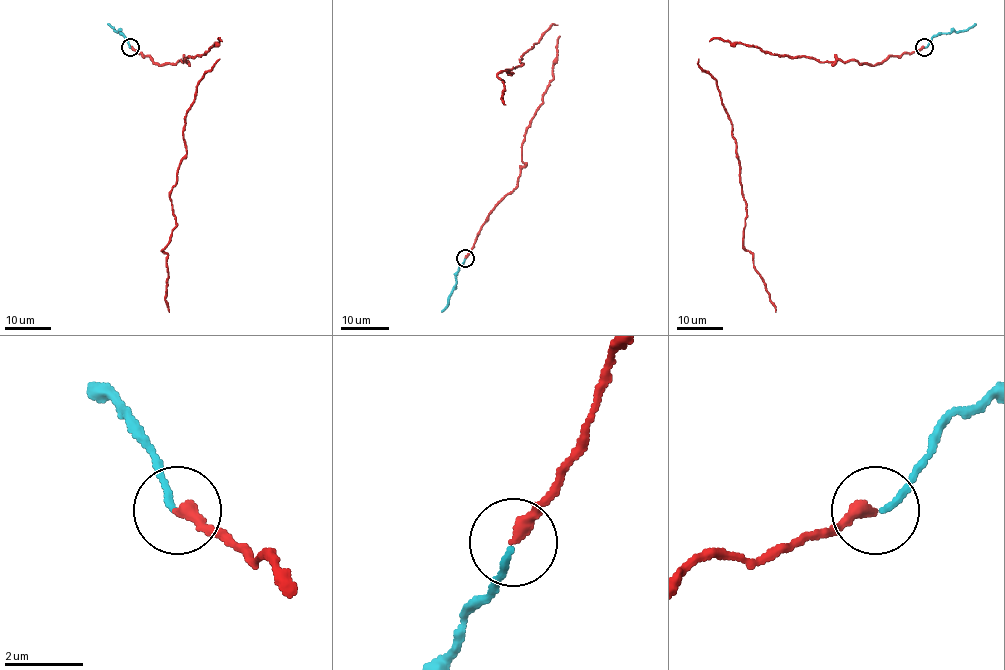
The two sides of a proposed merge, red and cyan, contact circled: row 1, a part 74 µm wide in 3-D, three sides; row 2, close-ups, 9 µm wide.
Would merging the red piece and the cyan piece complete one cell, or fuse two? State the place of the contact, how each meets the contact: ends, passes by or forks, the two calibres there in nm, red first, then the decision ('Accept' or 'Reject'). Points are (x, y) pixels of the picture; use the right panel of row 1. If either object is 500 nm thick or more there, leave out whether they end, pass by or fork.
Place: (924, 47). At the ring red ends. At the ring cyan ends. Thickness 320 nm (red) against 160 nm. Reject

